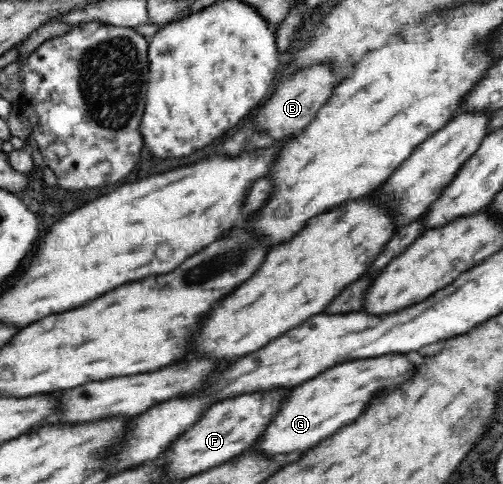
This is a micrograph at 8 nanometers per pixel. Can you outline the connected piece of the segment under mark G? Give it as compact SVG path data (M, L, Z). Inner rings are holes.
M390 353L374 359L350 360L323 371L296 389L291 388L279 403L278 413L268 422L268 427L260 433L250 451L266 459L274 459L278 455L302 453L308 447L314 447L320 439L334 435L342 425L354 421L372 399L374 391L398 385L402 379L410 377L412 369L414 367L408 359L400 359Z

